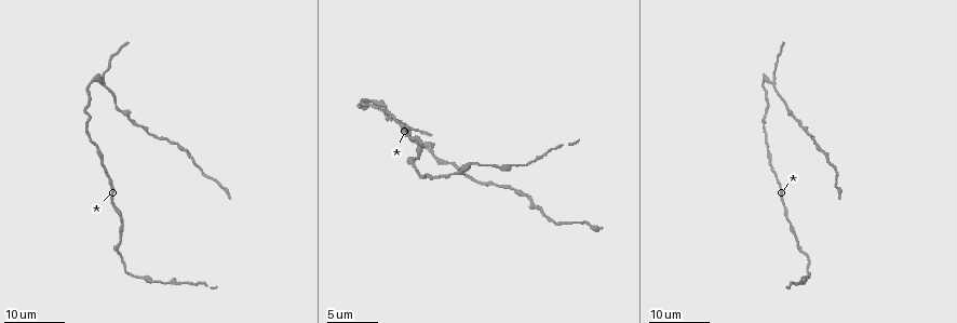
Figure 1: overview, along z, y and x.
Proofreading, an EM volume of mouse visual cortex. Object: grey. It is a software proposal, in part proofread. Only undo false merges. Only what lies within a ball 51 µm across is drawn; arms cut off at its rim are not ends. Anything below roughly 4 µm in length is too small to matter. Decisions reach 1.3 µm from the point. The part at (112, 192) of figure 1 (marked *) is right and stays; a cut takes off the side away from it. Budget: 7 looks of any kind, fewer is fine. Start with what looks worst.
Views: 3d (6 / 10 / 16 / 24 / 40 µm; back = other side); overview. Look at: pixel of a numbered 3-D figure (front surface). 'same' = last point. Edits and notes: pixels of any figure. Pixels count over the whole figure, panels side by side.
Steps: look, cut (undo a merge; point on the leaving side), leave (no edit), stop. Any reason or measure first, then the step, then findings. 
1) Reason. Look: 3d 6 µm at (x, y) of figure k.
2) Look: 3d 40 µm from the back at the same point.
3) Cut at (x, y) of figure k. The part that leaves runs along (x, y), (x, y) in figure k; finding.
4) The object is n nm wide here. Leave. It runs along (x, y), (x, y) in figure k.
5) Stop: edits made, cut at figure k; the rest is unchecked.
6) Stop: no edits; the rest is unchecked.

Look: 3d 24 µm at (390, 119) of figure 1.

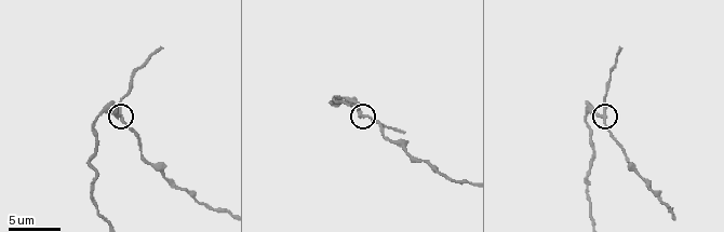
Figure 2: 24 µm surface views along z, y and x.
Look: 3d 10 µm at (605, 110) of figure 2.

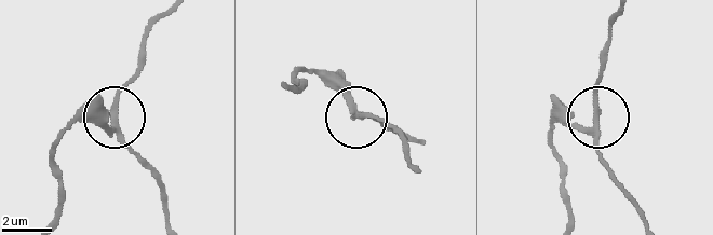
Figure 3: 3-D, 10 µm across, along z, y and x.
The object is 220 nm wide here. Cut at (136, 153) of figure 3. The part that leaves runs along (116, 123), (122, 146), (161, 189), (167, 219) in figure 3; a second cell is stuck on.

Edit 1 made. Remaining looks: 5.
Look: overview.

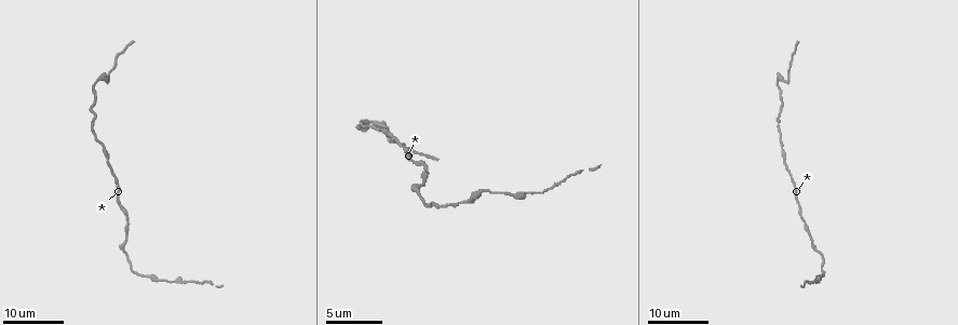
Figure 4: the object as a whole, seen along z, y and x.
Sudden change in width. Look: 3d 24 µm at (484, 188) of figure 4.

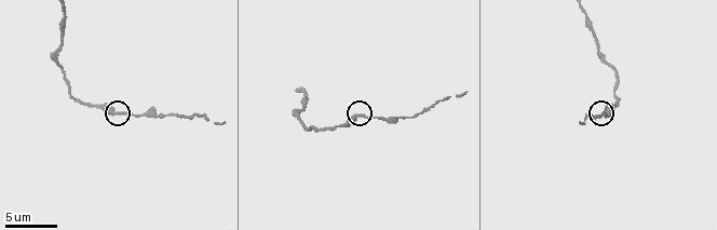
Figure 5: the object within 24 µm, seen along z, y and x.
Closer look. Look: 3d 10 µm at (359, 117) of figure 5.

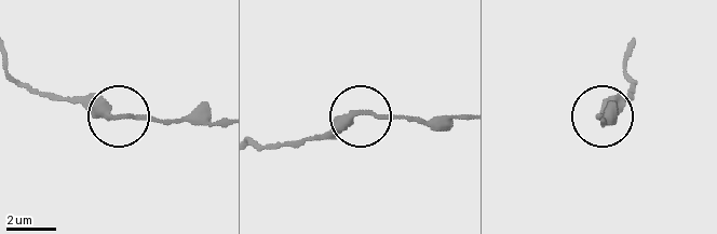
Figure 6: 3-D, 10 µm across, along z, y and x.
Leave. It runs along (19, 80), (51, 94), (88, 98), (119, 119), (203, 119) in figure 6; one cell here.

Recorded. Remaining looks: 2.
Calibre changes. Look: 3d 16 µm at (351, 106) of figure 2.

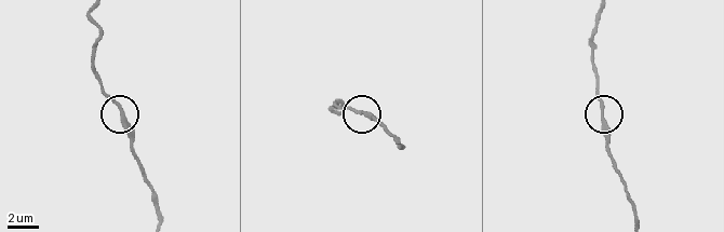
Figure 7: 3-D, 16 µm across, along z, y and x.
Look: 3d 16 µm from the back at (123, 113) of figure 7.

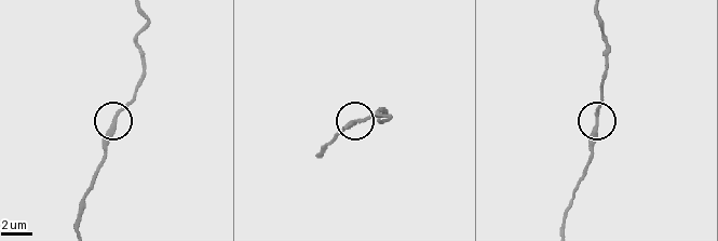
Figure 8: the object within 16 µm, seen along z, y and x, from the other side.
Leave. It runs along (564, 221), (592, 151), (603, 94) in figure 8; one cell here.

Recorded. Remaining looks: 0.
Stop: edits made, cut at figure 3; the rest is unchecked.

